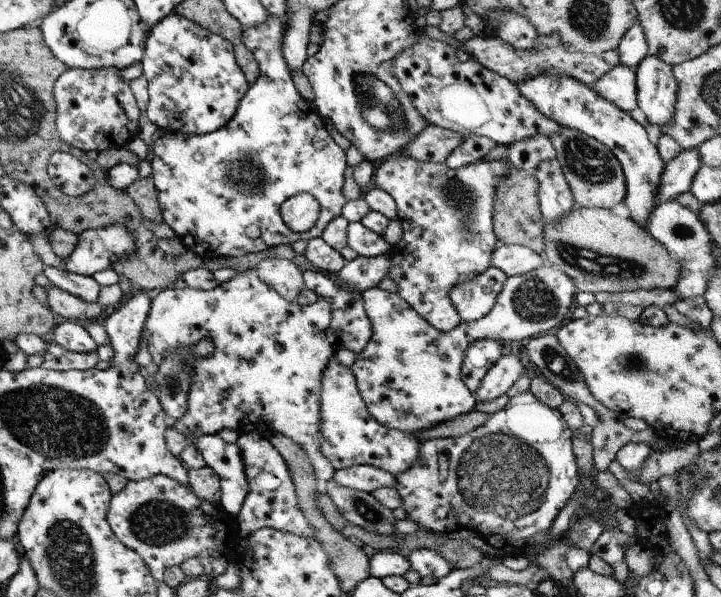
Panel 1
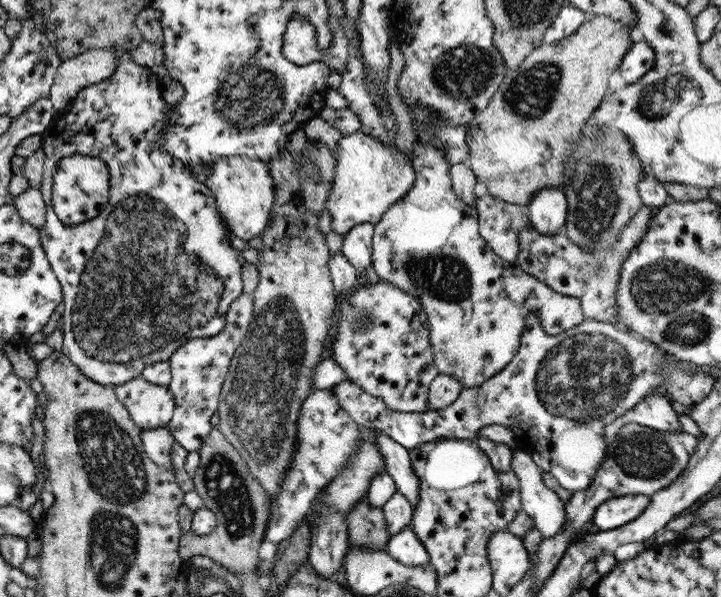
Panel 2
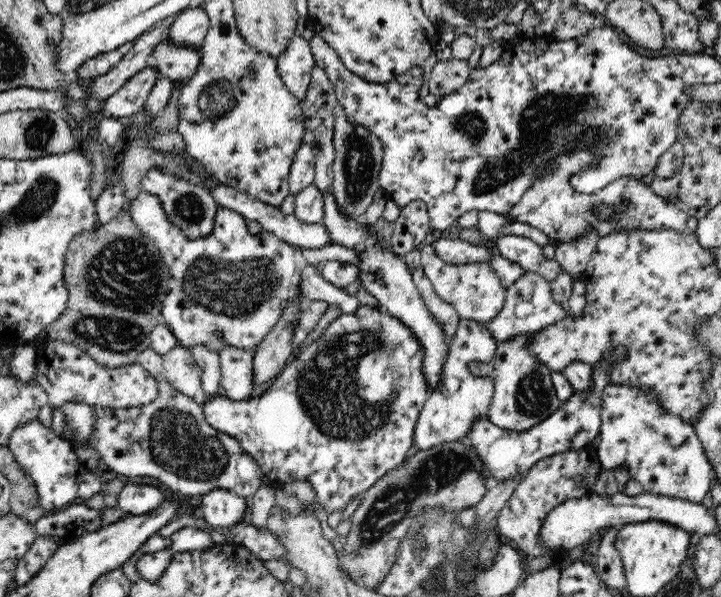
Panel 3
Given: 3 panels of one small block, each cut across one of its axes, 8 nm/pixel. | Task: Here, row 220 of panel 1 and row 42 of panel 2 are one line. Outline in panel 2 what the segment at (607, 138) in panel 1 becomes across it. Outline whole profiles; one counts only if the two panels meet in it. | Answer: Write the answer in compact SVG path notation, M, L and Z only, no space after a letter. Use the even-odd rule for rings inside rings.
M632 42L627 52L622 56L618 66L620 75L626 84L636 83L654 66L653 49L645 42Z

